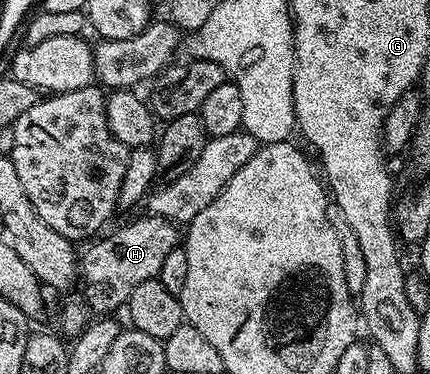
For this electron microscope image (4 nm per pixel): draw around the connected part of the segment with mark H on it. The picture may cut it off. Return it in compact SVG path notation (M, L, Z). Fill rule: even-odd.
M145 216L138 217L135 221L130 221L127 225L120 226L115 233L110 233L107 237L99 236L93 242L95 245L86 254L84 252L81 254L80 289L82 285L82 297L86 301L70 301L63 307L62 314L58 317L58 325L67 333L67 335L65 334L67 338L73 339L77 337L78 333L91 320L92 315L110 315L115 312L113 309L121 310L125 306L127 299L132 295L132 291L136 291L136 287L140 287L140 283L155 280L160 267L164 264L164 258L173 249L179 248L180 229L175 222L163 217Z

